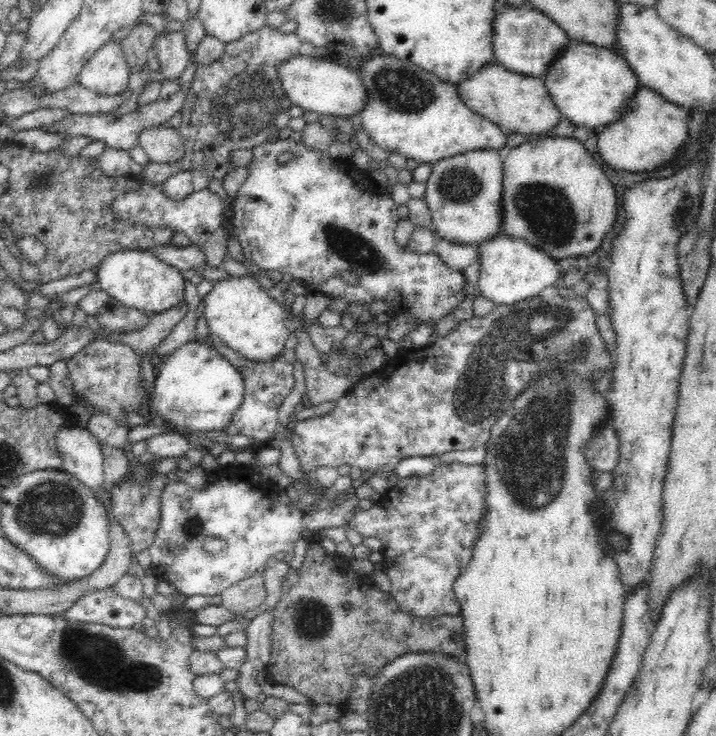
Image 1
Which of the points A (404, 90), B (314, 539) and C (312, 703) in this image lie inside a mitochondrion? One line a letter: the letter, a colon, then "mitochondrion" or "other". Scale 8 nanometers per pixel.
A: mitochondrion
B: other
C: other

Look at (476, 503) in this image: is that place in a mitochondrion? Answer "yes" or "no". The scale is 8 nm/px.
no

